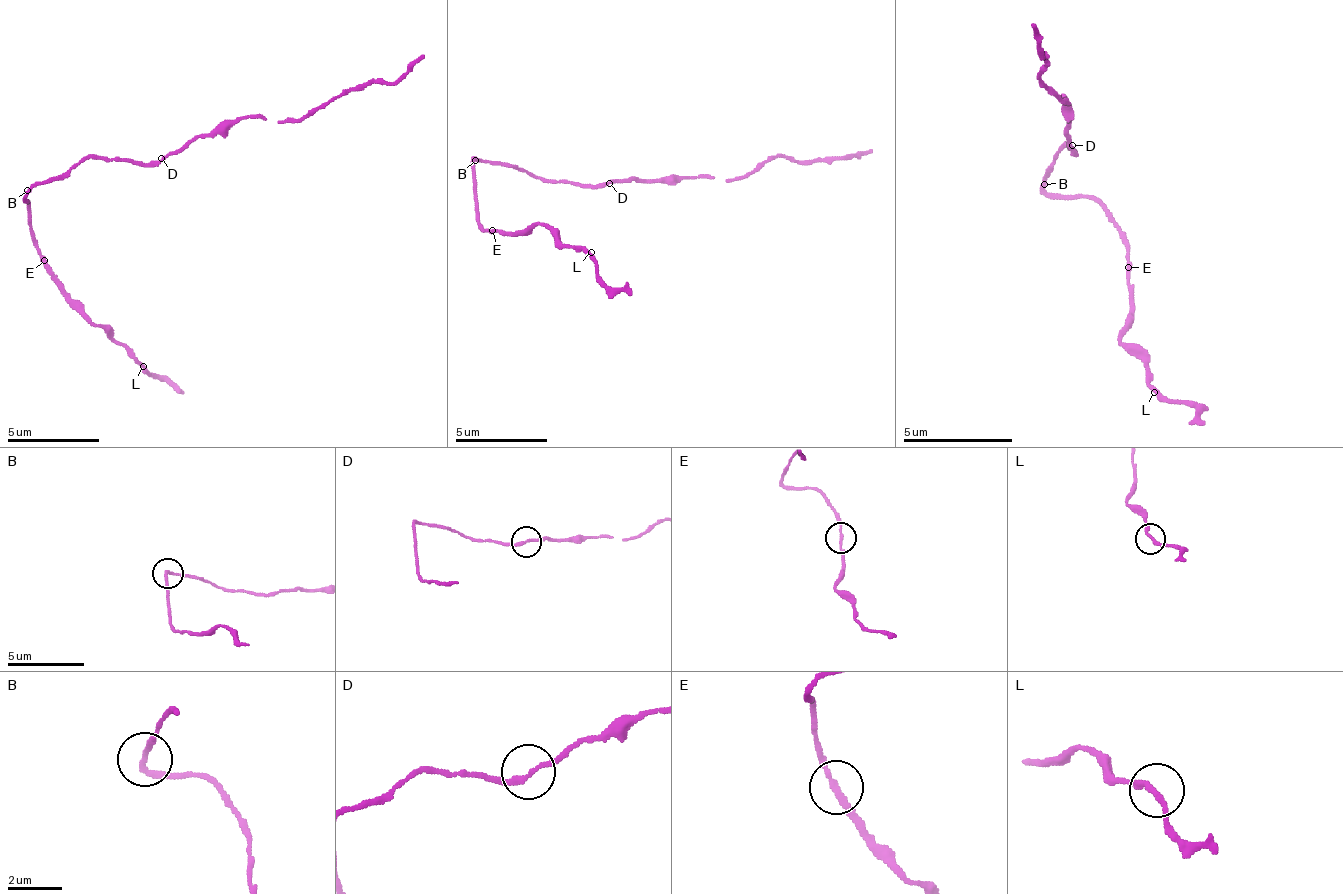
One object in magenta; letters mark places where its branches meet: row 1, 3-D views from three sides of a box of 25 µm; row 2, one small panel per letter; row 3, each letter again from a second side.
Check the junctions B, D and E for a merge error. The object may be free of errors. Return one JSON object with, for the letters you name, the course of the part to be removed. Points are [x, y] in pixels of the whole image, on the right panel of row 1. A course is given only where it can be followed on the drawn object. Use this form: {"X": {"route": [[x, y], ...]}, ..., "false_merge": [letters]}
{"false_merge": []}

